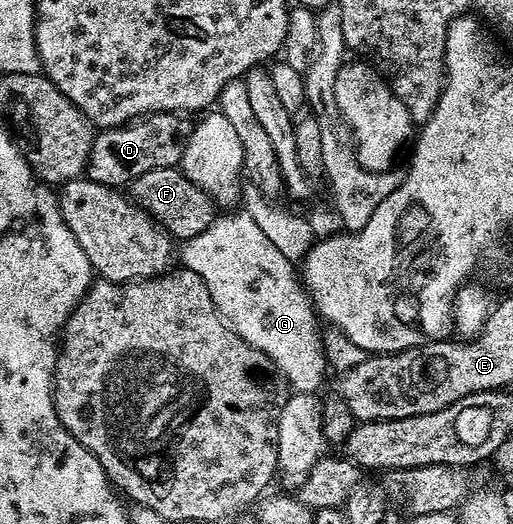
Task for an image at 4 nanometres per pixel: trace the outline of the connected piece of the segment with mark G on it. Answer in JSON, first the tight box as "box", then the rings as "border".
{"box":[178,212,326,393],"border":[[[224,212],[221,213],[212,223],[210,228],[206,228],[206,232],[198,232],[198,236],[187,239],[183,243],[184,246],[179,247],[178,258],[182,261],[183,269],[193,270],[198,276],[202,276],[202,280],[206,284],[206,288],[210,288],[210,296],[214,300],[214,304],[218,308],[218,312],[227,322],[230,329],[238,336],[242,336],[242,340],[246,340],[246,344],[250,344],[254,348],[258,348],[258,352],[262,352],[276,366],[276,373],[281,374],[285,382],[295,393],[317,393],[319,386],[324,382],[324,370],[326,371],[326,359],[324,356],[324,339],[322,337],[321,323],[318,321],[318,315],[313,307],[311,299],[308,297],[307,291],[304,289],[301,279],[296,279],[293,263],[286,260],[286,256],[282,256],[282,252],[278,252],[278,248],[274,248],[274,244],[270,244],[270,239],[258,229],[258,224],[254,224],[254,219],[243,212]]]}

